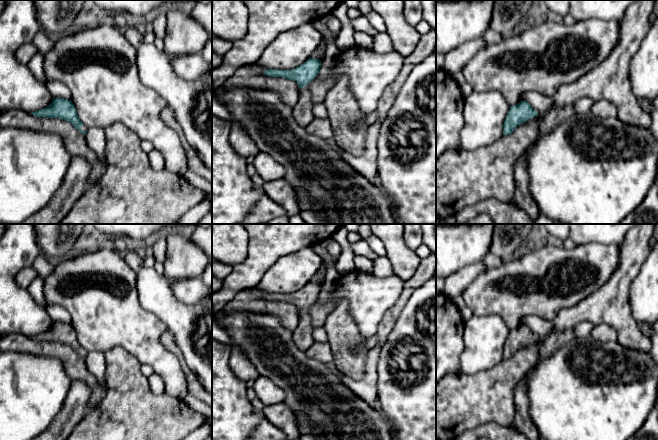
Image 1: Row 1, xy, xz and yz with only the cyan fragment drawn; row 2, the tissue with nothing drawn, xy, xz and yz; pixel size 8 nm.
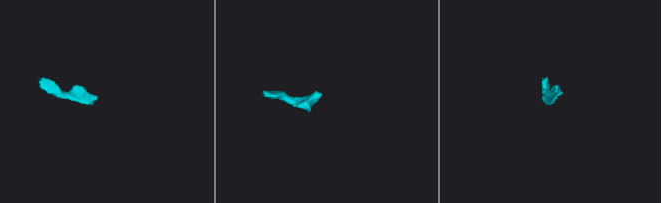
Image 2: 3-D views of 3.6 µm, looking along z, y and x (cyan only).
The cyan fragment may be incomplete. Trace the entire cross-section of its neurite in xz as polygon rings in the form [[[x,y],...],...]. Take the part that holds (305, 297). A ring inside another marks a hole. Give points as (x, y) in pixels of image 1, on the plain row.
[[[318,270],[311,278],[311,281],[300,290],[291,294],[276,294],[267,293],[263,295],[266,300],[284,301],[296,305],[299,310],[299,322],[296,329],[293,331],[293,341],[296,346],[307,351],[314,339],[312,337],[311,317],[309,315],[309,307],[317,301],[321,292],[321,284],[324,281],[324,276]]]

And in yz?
[[[524,324],[510,331],[503,348],[503,359],[510,359],[518,349],[529,345],[538,345],[540,348],[538,360],[545,359],[574,337],[573,328],[553,332],[545,337],[538,337]]]

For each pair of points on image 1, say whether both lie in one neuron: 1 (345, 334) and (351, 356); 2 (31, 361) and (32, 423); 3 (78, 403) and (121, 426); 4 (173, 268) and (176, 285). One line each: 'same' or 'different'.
1: same
2: same
3: different
4: different

